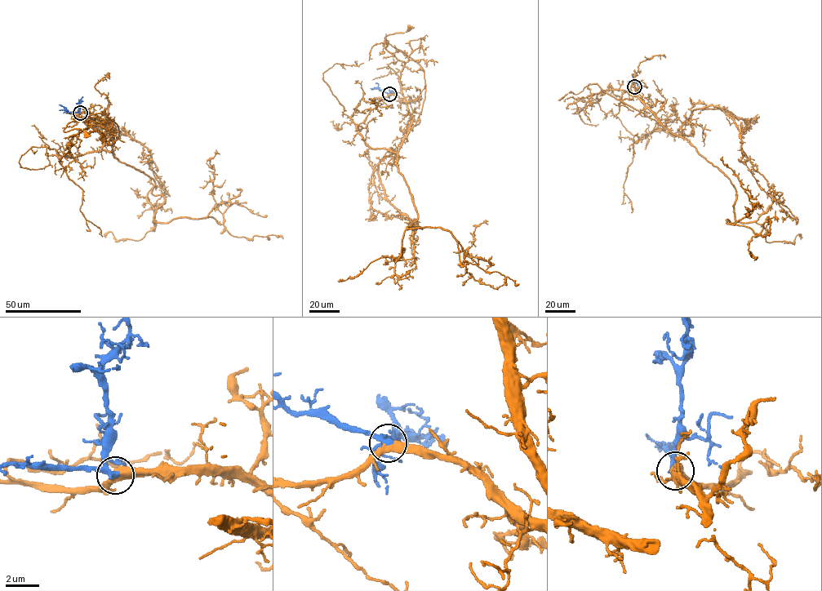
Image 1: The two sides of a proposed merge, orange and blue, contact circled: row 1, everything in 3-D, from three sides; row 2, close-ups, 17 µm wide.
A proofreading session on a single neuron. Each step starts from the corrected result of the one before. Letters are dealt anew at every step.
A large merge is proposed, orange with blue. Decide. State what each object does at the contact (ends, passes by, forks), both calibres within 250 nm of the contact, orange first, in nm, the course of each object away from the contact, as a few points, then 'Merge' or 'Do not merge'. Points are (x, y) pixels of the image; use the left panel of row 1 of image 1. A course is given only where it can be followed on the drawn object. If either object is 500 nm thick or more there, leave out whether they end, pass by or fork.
At the ring orange passes by. At the ring blue passes by. Thickness 460 nm (orange) against 280 nm. Course of orange: (80, 113), (153, 180), (156, 221), (212, 216), (233, 236), (282, 239). Course of blue: (80, 113), (67, 112), (59, 104). Merge

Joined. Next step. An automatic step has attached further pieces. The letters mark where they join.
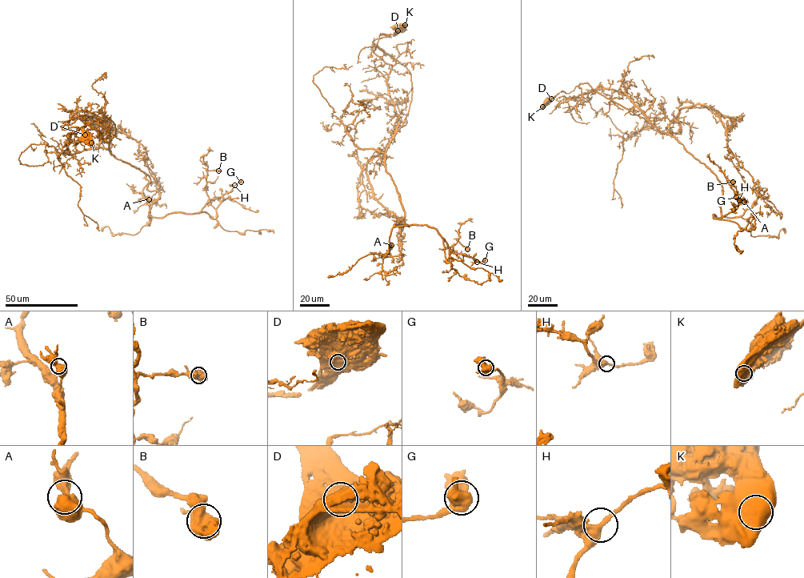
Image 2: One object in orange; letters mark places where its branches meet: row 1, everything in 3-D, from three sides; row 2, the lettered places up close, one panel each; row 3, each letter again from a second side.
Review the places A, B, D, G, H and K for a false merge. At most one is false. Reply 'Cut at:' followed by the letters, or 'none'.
Cut at: none

